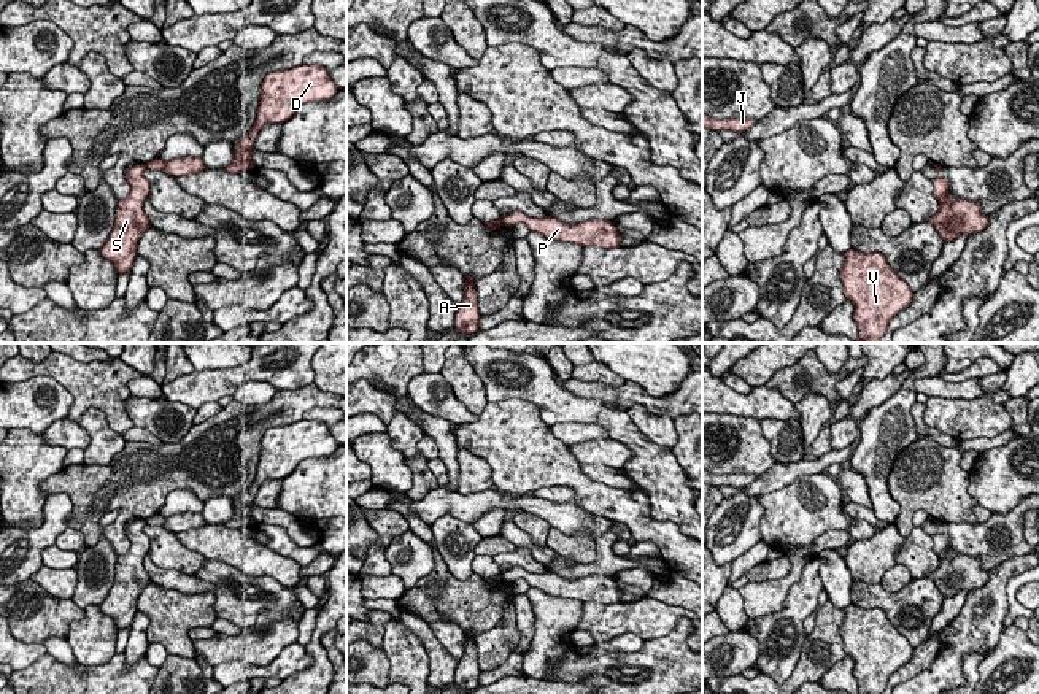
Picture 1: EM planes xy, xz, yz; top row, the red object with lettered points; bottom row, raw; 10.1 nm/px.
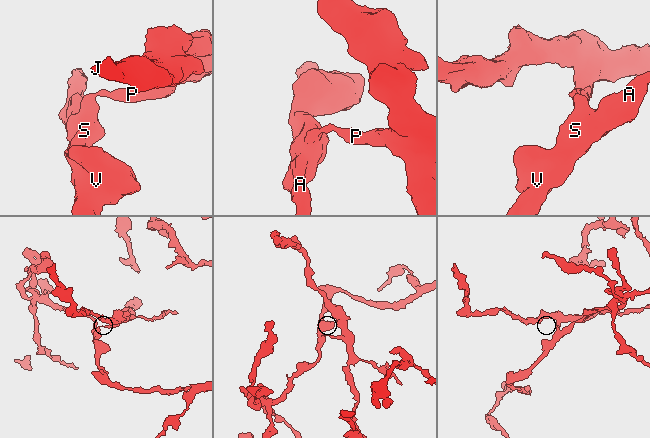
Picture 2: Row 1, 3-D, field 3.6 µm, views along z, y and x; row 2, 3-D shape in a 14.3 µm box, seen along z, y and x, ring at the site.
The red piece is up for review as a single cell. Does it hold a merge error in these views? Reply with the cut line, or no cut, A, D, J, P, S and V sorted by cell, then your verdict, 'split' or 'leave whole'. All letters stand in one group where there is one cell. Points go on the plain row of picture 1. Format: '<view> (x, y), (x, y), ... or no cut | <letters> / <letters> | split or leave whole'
xz (499, 575), (502, 578) | A S V / D J P | split

